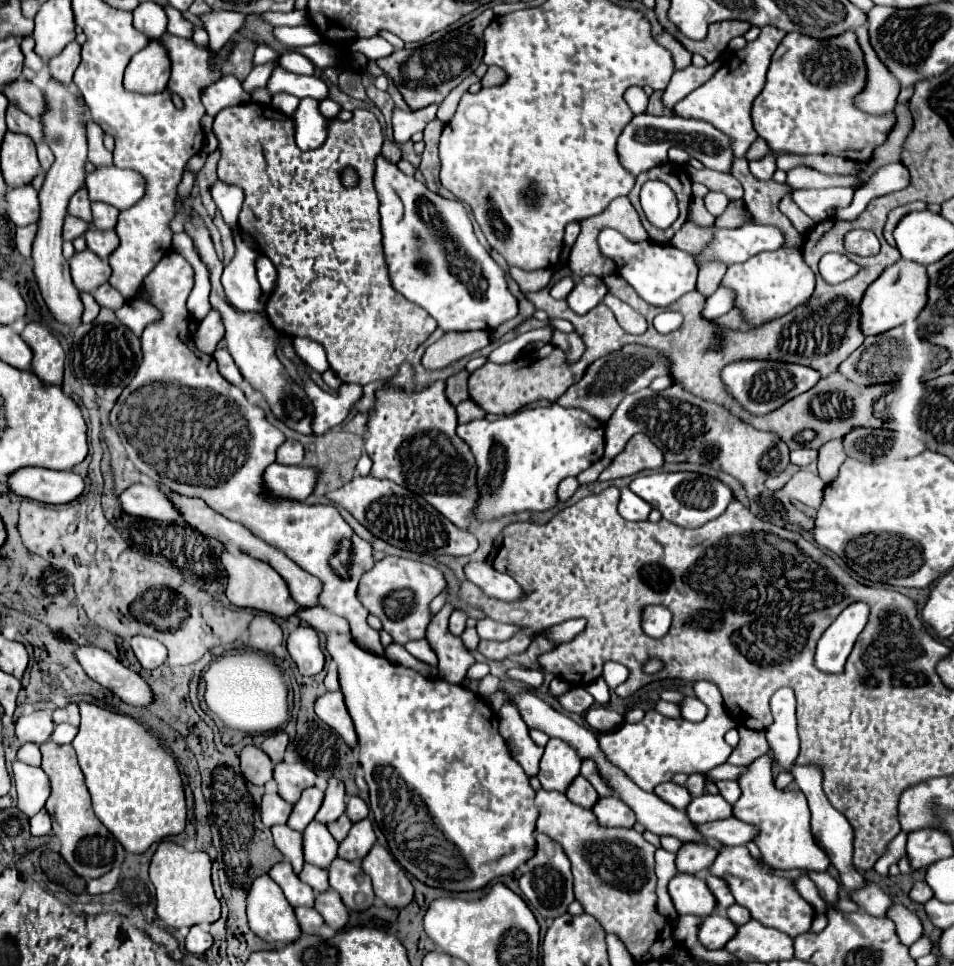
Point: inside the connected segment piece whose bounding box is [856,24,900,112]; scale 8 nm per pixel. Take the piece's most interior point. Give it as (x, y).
(883, 88)

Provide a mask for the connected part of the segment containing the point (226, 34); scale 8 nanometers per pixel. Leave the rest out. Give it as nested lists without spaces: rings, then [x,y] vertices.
[[[210,12],[210,14],[200,16],[200,20],[204,22],[206,32],[210,36],[210,50],[212,50],[210,66],[212,68],[214,68],[214,60],[216,60],[218,52],[222,50],[222,46],[230,40],[230,36],[234,32],[238,32],[242,28],[246,19],[246,14],[240,14],[240,12]]]

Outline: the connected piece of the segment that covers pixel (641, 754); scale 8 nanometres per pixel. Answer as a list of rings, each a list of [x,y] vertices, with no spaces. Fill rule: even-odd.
[[[710,684],[710,690],[712,690],[710,712],[702,722],[666,718],[656,710],[648,710],[640,722],[636,722],[636,724],[624,722],[622,724],[622,716],[614,710],[608,710],[608,708],[588,710],[586,720],[588,720],[590,728],[594,728],[596,732],[606,732],[606,734],[598,736],[598,742],[600,742],[600,748],[604,750],[604,754],[608,756],[608,760],[614,762],[618,768],[622,768],[646,792],[652,792],[660,782],[672,780],[674,774],[680,774],[680,772],[684,772],[684,774],[704,772],[706,774],[708,770],[712,770],[728,760],[732,746],[726,744],[722,732],[736,728],[736,724],[734,724],[734,718],[726,712],[720,690],[712,684]],[[674,748],[676,748],[676,752],[674,752]]]

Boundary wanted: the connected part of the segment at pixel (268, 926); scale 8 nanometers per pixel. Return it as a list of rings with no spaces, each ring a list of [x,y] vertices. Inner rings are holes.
[[[268,874],[258,876],[250,886],[246,912],[250,928],[266,942],[290,944],[302,934],[294,908],[284,898],[282,888]]]

